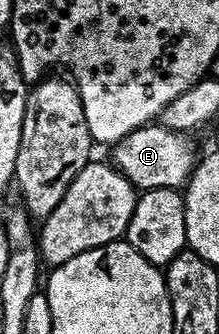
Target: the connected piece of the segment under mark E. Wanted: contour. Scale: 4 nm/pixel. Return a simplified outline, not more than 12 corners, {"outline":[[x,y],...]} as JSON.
{"outline":[[143,125],[111,146],[137,190],[183,190],[198,162],[187,132]]}

